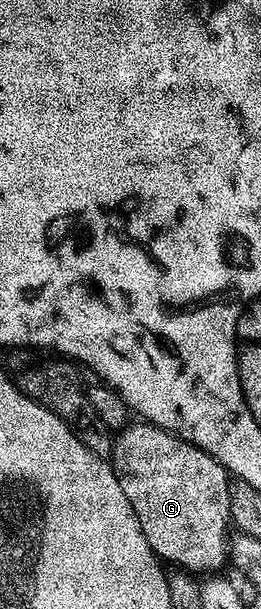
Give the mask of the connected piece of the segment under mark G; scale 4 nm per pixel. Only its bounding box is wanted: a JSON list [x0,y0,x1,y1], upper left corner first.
[110,421,230,573]

